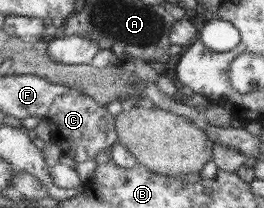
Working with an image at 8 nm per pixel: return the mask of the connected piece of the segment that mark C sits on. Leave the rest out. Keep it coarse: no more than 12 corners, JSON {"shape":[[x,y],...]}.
{"shape":[[76,91],[45,119],[75,164],[119,141],[116,116]]}

